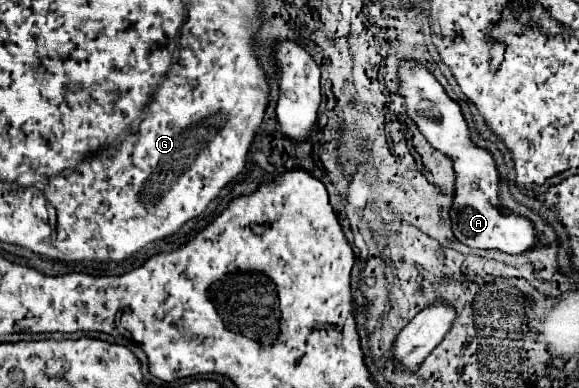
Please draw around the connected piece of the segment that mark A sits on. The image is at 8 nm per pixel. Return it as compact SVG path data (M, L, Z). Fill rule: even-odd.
M401 62L399 66L401 94L407 98L407 114L417 128L429 140L429 144L453 158L455 168L455 202L451 208L455 238L471 248L503 250L507 254L521 254L539 244L539 234L527 216L513 214L499 200L499 172L493 154L479 148L471 140L469 124L461 112L461 106L447 96L443 86L433 78L429 70L413 62Z

